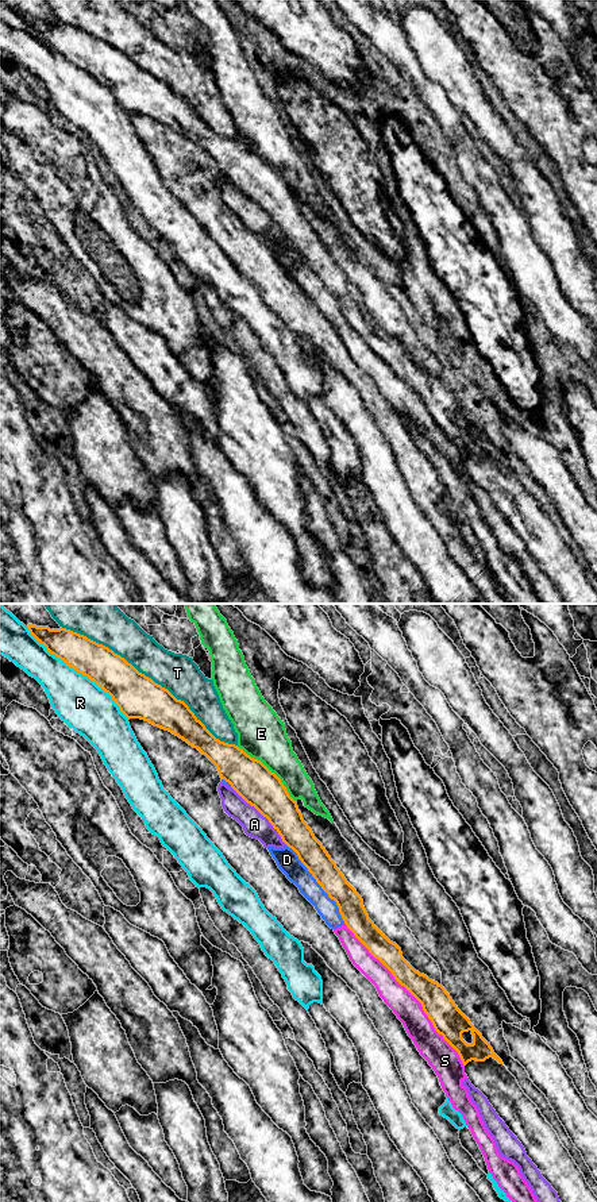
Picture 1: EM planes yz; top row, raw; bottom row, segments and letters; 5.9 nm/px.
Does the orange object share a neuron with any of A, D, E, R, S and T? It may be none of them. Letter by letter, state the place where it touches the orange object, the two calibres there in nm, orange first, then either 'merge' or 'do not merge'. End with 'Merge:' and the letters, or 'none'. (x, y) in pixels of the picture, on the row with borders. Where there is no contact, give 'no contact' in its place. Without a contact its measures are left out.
A: yz (262, 815) | 240/150 nm | do not merge
D: yz (319, 883) | 160/140 nm | do not merge
E: yz (268, 769) | 240/280 nm | do not merge
R: yz (79, 671) | 220/300 nm | do not merge
S: yz (412, 994) | 180/160 nm | do not merge
T: yz (150, 678) | 260/240 nm | do not merge
Merge: none

